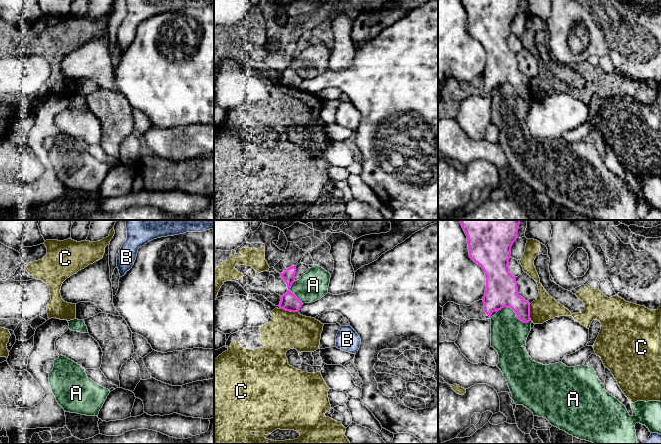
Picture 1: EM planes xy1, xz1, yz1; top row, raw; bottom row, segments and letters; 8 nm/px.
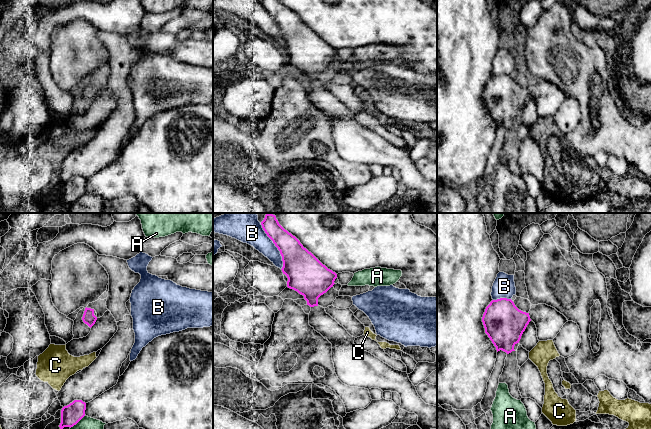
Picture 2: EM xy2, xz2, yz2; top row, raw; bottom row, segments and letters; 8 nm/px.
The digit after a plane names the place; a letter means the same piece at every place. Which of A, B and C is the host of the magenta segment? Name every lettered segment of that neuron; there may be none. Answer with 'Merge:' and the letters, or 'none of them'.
Merge: none of them

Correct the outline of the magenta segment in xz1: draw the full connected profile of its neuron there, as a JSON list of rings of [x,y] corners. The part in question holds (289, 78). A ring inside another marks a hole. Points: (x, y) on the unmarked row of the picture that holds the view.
[[[291,42],[287,44],[283,49],[280,49],[281,54],[287,60],[288,66],[281,72],[281,77],[278,82],[290,88],[298,88],[303,81],[303,79],[296,73],[296,71],[289,66],[289,64],[295,58],[295,50],[296,42]]]

